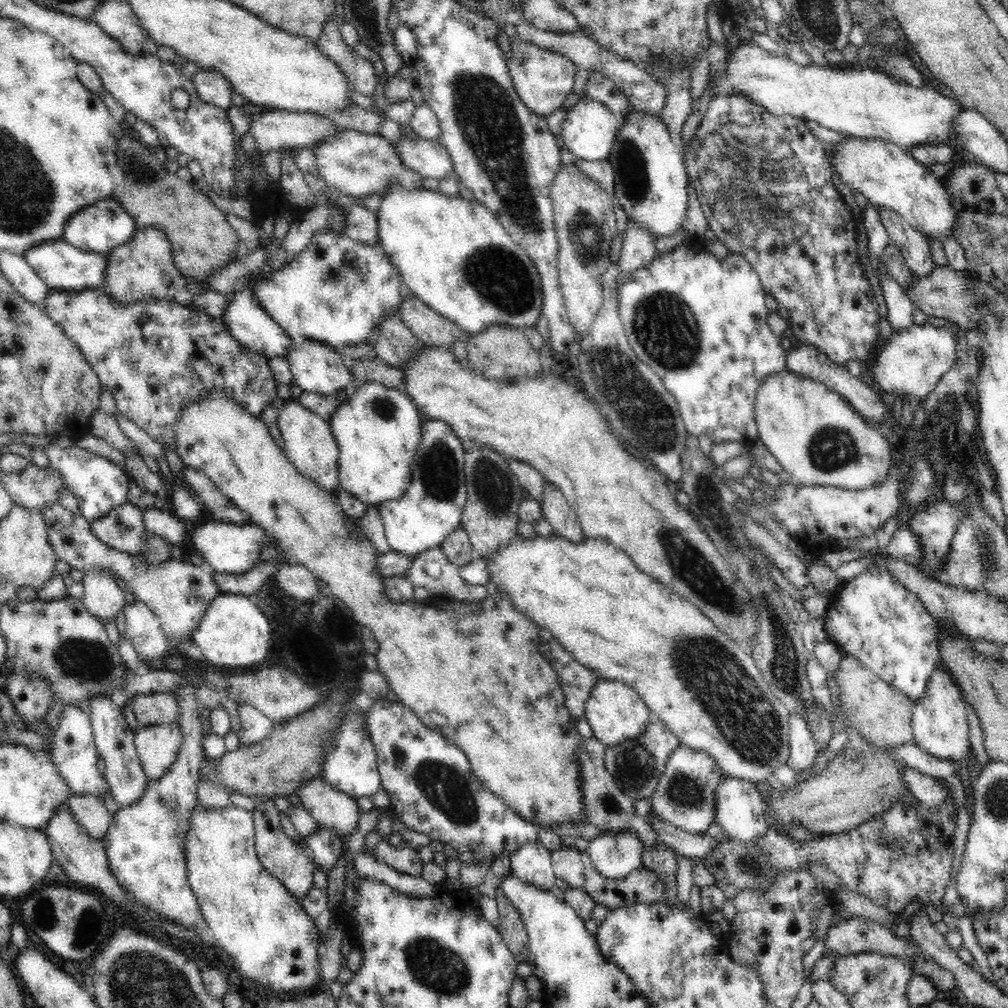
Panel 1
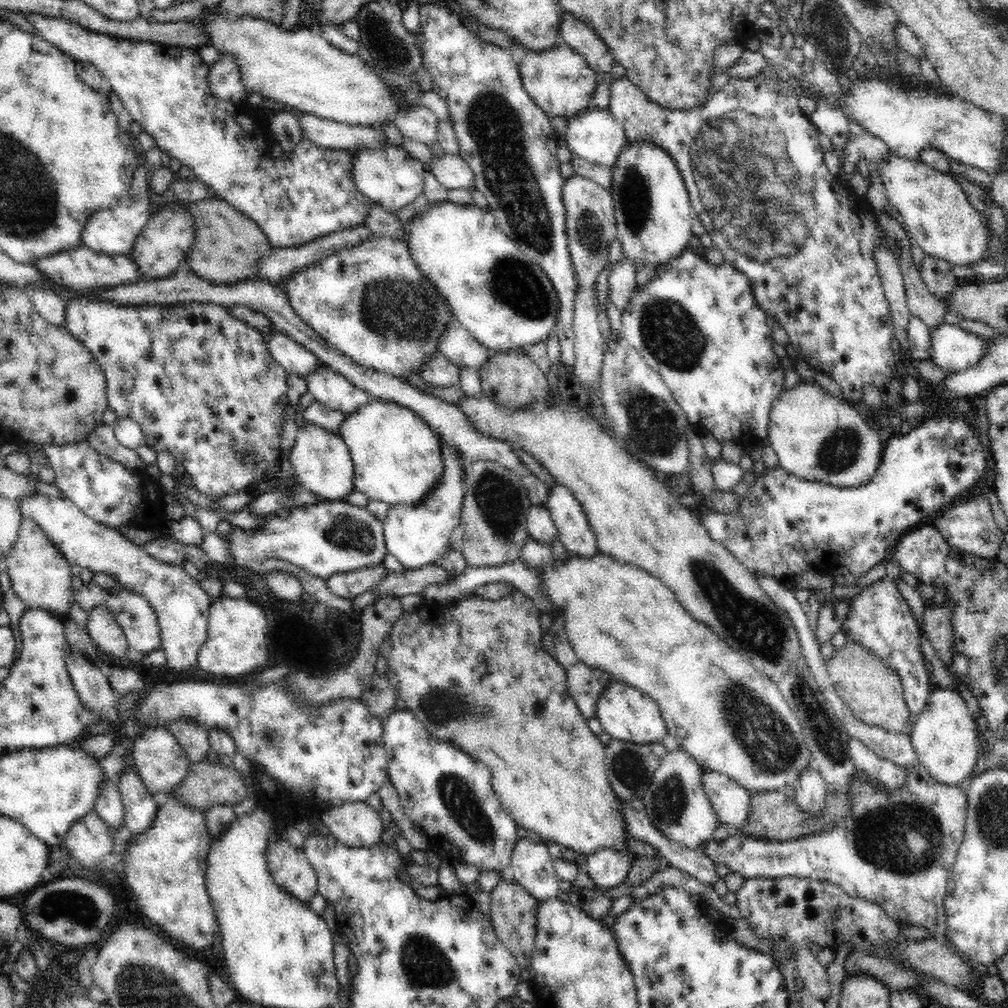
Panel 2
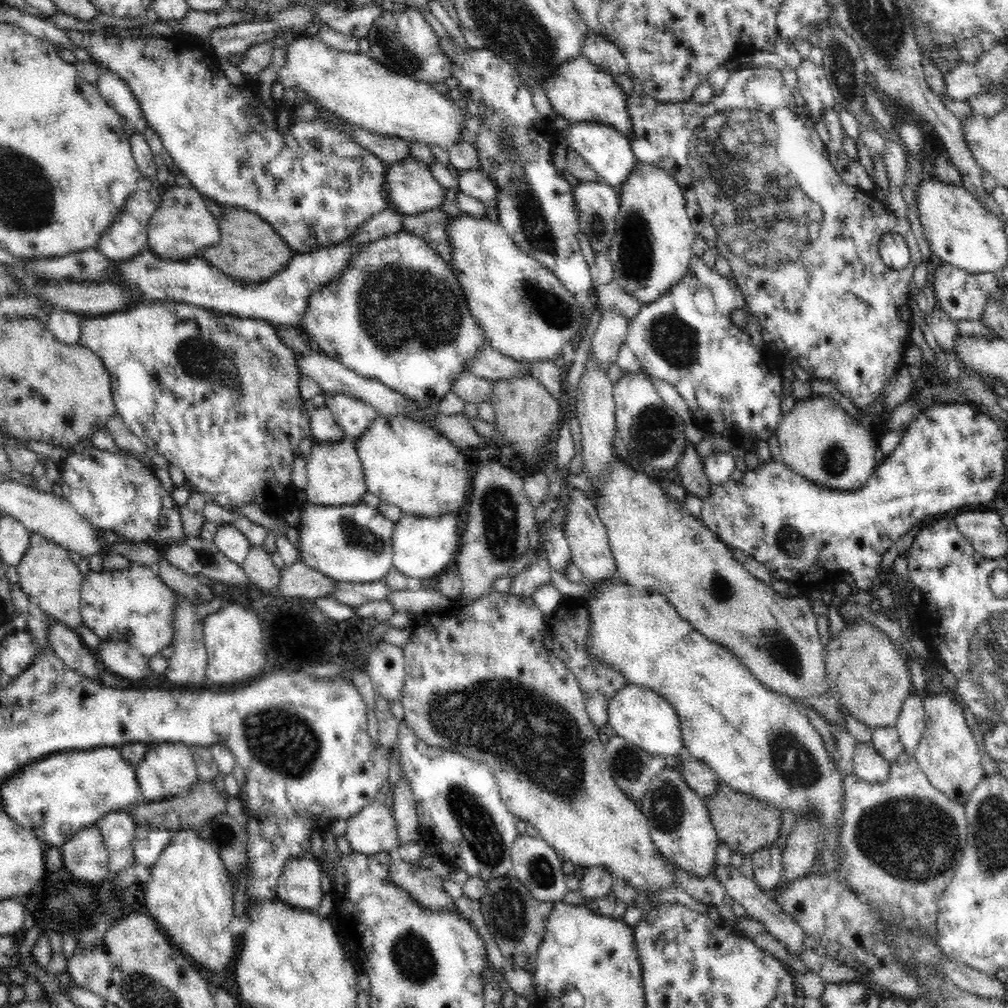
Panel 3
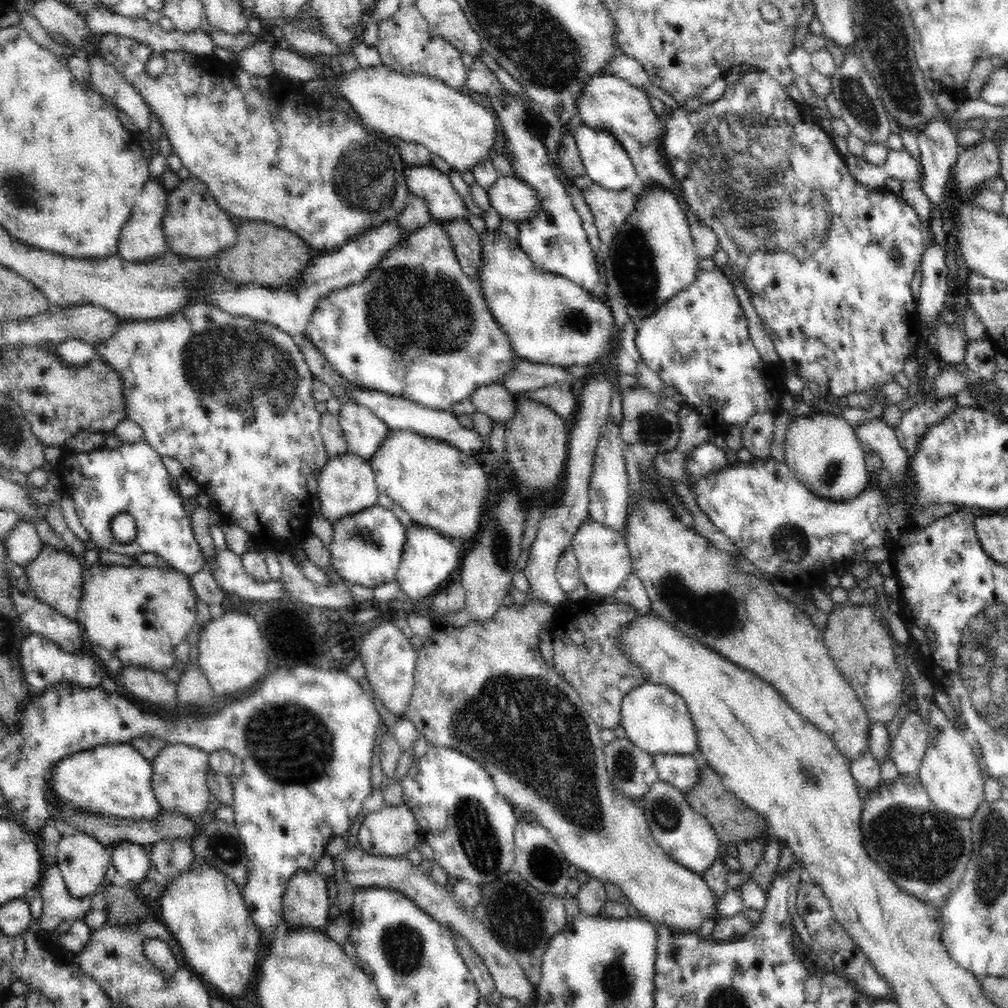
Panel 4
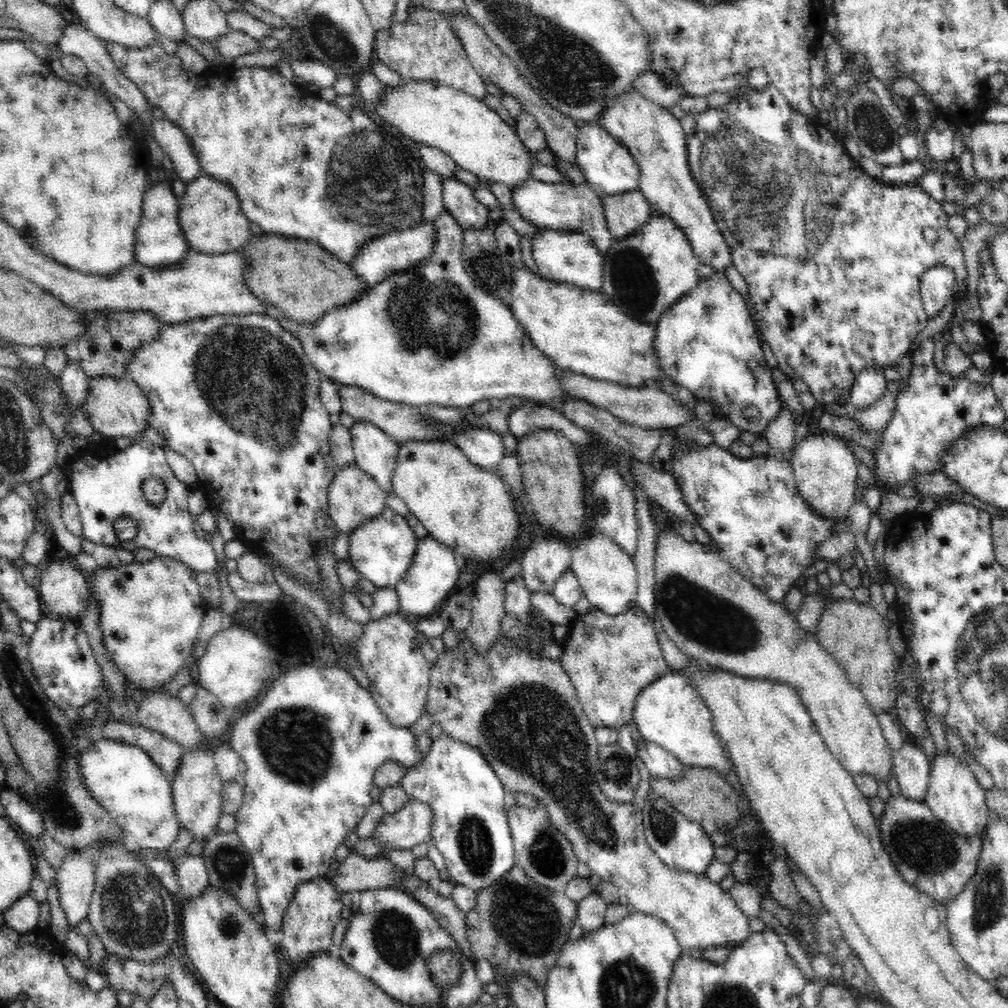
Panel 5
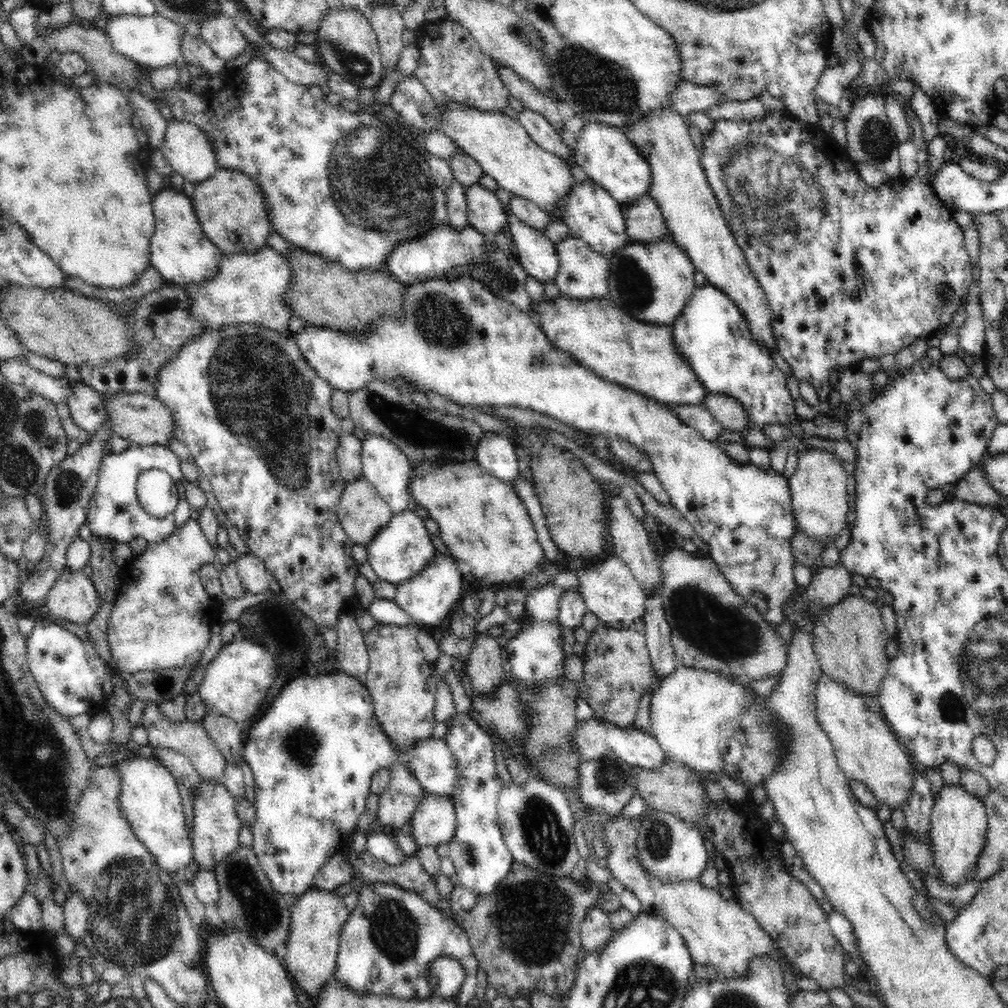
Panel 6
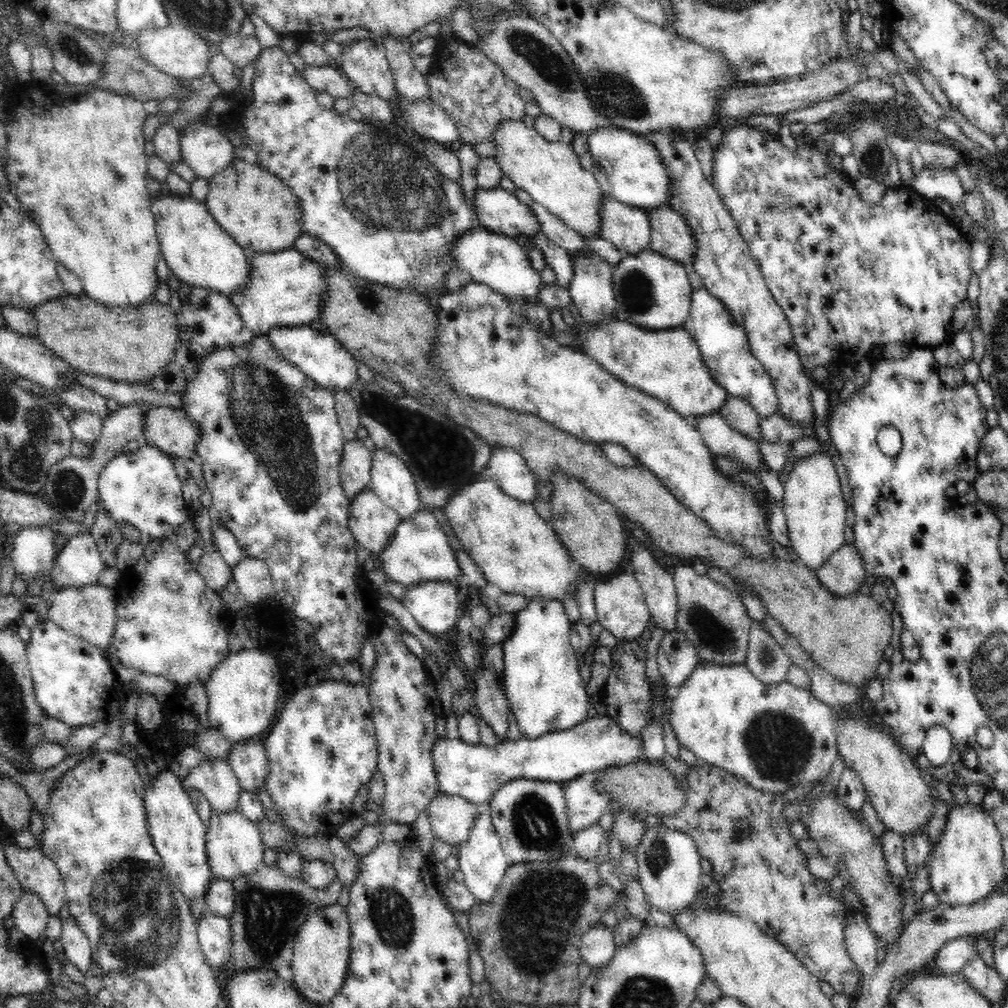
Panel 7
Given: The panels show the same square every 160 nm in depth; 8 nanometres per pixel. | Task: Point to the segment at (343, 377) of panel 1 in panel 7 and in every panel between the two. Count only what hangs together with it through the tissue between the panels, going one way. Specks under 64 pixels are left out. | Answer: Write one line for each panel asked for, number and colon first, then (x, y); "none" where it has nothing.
2: (328, 387)
3: (354, 416)
4: (365, 433)
5: (375, 453)
6: (383, 464)
7: (391, 480)

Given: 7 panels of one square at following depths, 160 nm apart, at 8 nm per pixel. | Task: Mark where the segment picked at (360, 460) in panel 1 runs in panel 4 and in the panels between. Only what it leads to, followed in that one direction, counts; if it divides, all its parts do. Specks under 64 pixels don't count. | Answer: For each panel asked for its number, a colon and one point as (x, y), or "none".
2: (397, 458)
3: (406, 463)
4: (440, 487)

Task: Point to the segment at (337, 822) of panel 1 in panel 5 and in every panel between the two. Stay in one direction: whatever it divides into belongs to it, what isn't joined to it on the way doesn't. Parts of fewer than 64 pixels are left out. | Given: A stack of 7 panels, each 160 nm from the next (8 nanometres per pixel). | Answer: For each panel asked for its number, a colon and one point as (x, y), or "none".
2: (355, 824)
3: (373, 830)
4: (392, 831)
5: (411, 825)

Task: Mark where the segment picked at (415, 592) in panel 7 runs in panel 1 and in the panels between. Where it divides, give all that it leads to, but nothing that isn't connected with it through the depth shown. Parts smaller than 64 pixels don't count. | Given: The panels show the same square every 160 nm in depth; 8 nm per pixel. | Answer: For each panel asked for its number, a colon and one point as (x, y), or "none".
1: (432, 507)
2: (415, 536)
3: (422, 546)
4: (429, 558)
5: (434, 573)
6: (430, 597)

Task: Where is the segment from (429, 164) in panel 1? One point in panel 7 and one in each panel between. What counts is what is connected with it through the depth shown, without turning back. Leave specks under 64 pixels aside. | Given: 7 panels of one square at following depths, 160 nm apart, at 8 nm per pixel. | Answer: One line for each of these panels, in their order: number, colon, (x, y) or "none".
2: (452, 171)
3: (475, 183)
4: (515, 200)
5: (556, 206)
6: (591, 214)
7: (627, 227)

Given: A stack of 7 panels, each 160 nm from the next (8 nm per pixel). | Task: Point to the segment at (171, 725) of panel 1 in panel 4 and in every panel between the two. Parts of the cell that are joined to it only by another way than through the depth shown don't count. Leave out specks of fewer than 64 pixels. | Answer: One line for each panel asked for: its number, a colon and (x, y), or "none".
2: (161, 761)
3: (168, 769)
4: (180, 772)

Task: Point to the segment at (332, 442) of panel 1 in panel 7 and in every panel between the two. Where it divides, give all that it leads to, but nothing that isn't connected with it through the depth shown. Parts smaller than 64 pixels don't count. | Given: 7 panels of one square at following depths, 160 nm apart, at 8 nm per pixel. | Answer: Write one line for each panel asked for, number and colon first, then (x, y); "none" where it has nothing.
2: (321, 459)
3: (335, 477)
4: (346, 485)
5: (354, 498)
6: (362, 513)
7: (372, 523)

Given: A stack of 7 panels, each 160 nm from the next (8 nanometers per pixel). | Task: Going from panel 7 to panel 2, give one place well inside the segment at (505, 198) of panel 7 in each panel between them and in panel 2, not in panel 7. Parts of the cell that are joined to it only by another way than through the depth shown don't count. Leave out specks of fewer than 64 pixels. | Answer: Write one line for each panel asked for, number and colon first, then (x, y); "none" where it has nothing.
2: (390, 176)
3: (411, 188)
4: (434, 186)
5: (458, 198)
6: (486, 214)

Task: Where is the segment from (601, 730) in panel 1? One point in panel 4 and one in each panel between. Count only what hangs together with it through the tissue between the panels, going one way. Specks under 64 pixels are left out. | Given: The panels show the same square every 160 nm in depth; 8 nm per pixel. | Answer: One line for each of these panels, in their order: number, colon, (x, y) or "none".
2: (626, 713)
3: (638, 714)
4: (656, 719)

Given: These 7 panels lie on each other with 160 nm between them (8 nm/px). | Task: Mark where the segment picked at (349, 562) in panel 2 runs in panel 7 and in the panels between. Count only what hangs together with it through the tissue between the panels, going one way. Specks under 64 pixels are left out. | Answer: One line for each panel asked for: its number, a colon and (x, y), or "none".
3: (354, 544)
4: (366, 548)
5: (381, 550)
6: (403, 548)
7: (419, 551)

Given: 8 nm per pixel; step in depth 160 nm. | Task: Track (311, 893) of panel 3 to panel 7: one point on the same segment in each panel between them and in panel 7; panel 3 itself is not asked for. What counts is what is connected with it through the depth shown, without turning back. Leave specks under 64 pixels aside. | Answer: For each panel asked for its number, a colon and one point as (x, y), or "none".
4: (305, 902)
5: (308, 925)
6: (317, 918)
7: (320, 962)

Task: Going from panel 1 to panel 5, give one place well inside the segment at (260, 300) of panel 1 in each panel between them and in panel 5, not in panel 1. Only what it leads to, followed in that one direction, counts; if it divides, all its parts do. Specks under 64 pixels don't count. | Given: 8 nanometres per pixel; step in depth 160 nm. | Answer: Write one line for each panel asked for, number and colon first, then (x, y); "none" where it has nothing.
2: (371, 302)
3: (399, 316)
4: (419, 328)
5: (428, 335)

